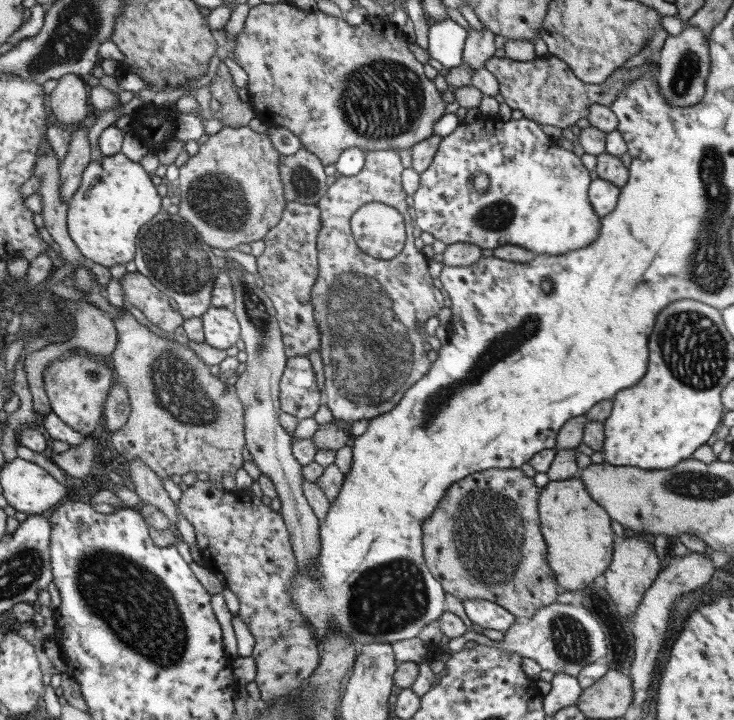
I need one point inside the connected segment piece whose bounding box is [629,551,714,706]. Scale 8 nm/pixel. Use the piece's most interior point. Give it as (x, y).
(651, 621)

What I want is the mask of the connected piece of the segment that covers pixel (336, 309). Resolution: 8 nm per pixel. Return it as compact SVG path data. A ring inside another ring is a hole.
M368 151L362 170L354 176L342 175L336 179L316 204L321 210L321 229L317 238L319 271L317 281L312 287L311 299L321 334L319 353L323 358L325 376L323 402L330 408L333 418L346 426L354 421L372 419L390 412L400 402L404 393L430 370L433 363L424 350L425 337L416 331L415 322L426 322L431 316L437 316L444 308L444 296L434 285L432 275L428 273L428 259L414 245L414 219L408 213L407 194L402 188L402 170L404 165L396 151ZM371 202L380 202L396 208L405 221L405 247L398 256L390 260L368 256L359 249L353 239L351 218L361 206Z

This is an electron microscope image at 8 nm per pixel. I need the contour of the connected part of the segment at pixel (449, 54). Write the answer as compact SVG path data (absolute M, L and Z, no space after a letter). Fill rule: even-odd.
M450 18L436 22L430 26L428 31L429 57L437 60L447 69L460 67L464 59L464 46L467 31Z

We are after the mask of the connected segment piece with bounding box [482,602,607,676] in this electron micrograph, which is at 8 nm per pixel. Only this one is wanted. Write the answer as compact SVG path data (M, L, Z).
M554 603L538 608L532 619L517 617L517 622L506 631L500 641L484 638L482 644L495 645L508 652L515 652L523 658L532 658L542 669L577 674L587 664L604 660L607 655L607 634L583 605Z

